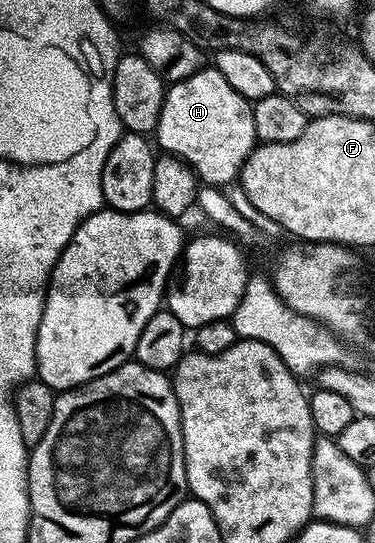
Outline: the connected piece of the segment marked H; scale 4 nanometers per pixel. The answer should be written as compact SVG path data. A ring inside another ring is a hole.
M204 68L185 80L172 82L166 87L163 95L161 116L154 132L154 137L159 138L158 149L168 155L182 158L194 170L200 183L226 187L226 182L234 183L238 179L245 160L257 145L251 107L252 103L248 102L245 96L241 96L237 88L230 86L229 80L225 80L221 72L213 68Z

